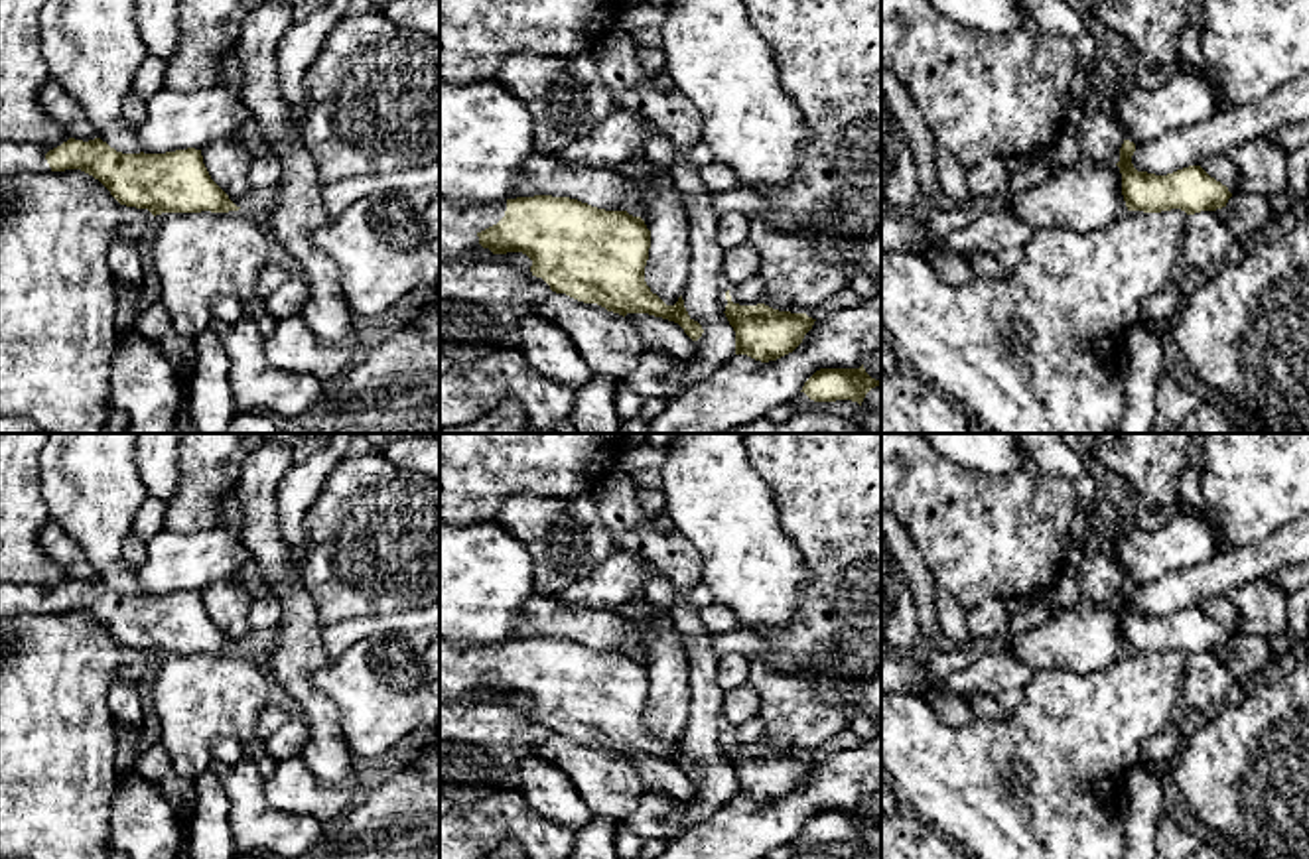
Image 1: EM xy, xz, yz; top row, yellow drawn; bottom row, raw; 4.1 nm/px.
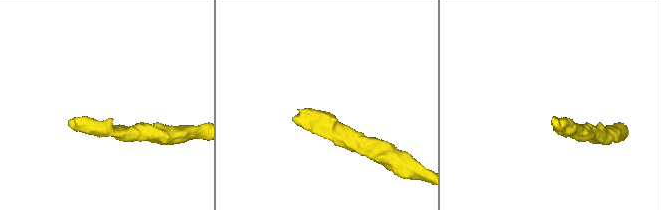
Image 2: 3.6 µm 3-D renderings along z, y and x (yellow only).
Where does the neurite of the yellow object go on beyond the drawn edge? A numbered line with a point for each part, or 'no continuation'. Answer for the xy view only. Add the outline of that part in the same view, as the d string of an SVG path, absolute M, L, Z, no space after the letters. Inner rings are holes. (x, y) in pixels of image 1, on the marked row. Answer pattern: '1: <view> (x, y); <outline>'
1: xy (14, 158); M0 142L0 179L49 169L45 154L37 146Z

